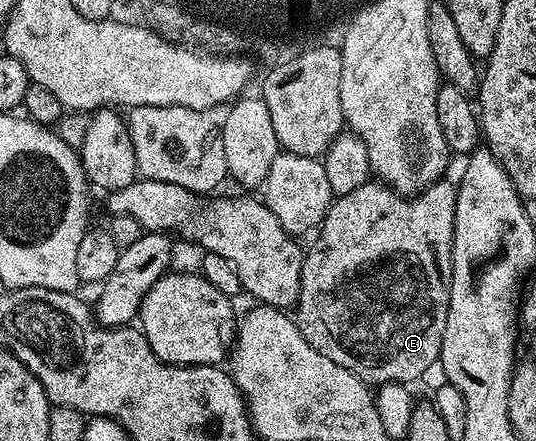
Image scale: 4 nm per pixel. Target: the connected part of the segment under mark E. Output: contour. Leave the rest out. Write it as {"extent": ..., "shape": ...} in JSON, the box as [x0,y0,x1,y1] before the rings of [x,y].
{"extent":[296,181,458,385],"shape":[[[371,181],[360,185],[360,189],[353,189],[352,193],[344,193],[337,196],[334,202],[330,204],[328,213],[322,218],[321,227],[317,228],[316,235],[319,239],[315,241],[314,248],[305,252],[302,260],[302,276],[300,277],[300,293],[298,294],[298,302],[296,304],[296,322],[300,333],[308,341],[308,345],[312,345],[312,349],[316,349],[320,353],[324,353],[324,357],[328,357],[328,361],[336,361],[336,365],[344,365],[344,369],[348,369],[348,373],[356,373],[356,377],[360,377],[368,385],[381,385],[383,383],[404,383],[413,384],[413,379],[418,379],[430,366],[438,363],[438,354],[440,353],[440,345],[444,337],[444,325],[448,325],[448,297],[450,296],[450,278],[452,277],[452,241],[454,240],[454,222],[456,221],[456,197],[458,196],[458,188],[453,182],[439,181],[432,184],[428,190],[420,192],[419,195],[407,197],[397,195],[390,187],[381,181]]]}

